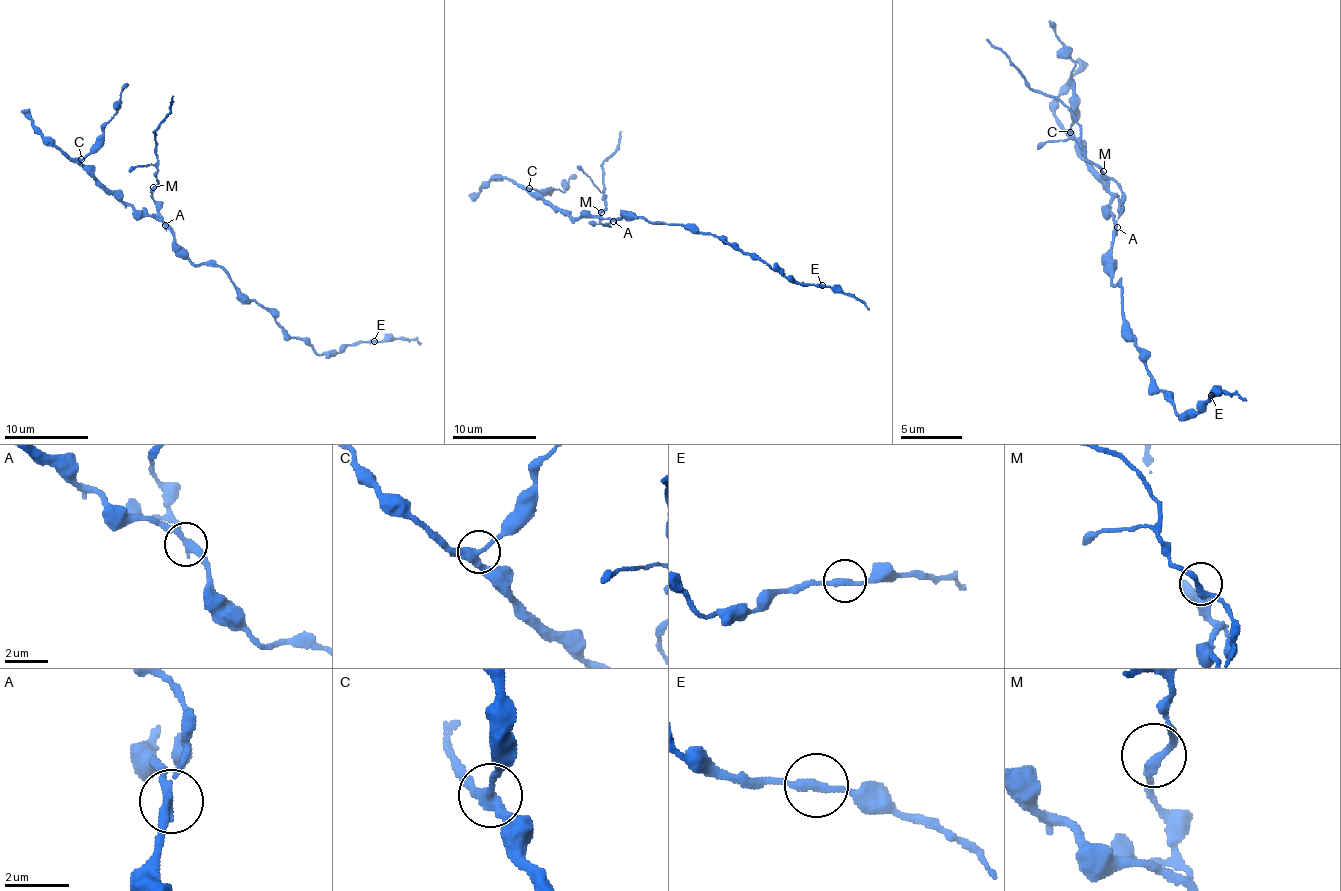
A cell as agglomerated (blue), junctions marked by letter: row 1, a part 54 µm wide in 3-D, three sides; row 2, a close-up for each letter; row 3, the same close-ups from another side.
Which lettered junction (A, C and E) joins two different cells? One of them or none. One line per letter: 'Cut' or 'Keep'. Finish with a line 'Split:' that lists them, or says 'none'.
A: Cut
C: Keep
E: Keep
Split: A

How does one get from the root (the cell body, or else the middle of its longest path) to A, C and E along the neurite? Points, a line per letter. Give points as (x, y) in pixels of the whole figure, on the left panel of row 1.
A: (207, 265), (195, 265), (165, 225)
C: (207, 265), (195, 265), (163, 223), (151, 216), (140, 216), (125, 206), (81, 159)
E: (207, 265), (218, 265), (243, 294), (317, 353), (374, 341)

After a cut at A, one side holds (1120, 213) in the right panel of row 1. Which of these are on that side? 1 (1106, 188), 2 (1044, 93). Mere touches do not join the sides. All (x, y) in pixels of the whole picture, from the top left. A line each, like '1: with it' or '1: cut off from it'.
1: cut off from it
2: with it

